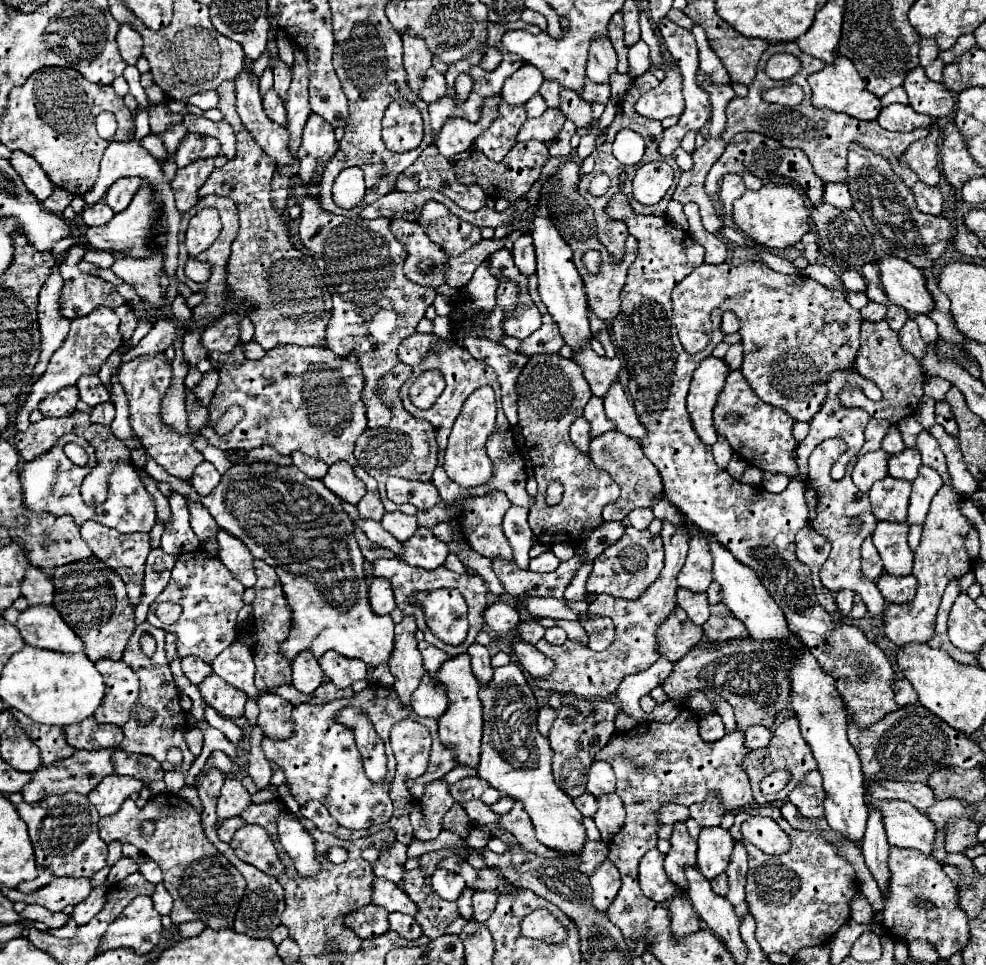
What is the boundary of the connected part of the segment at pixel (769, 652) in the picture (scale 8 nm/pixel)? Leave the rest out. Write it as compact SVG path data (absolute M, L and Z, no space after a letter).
M798 634L780 640L756 640L734 638L712 648L708 642L694 646L680 662L676 662L672 674L662 682L670 700L682 702L692 690L710 690L720 694L736 714L736 726L748 730L752 726L766 726L774 730L790 712L790 676L788 670L796 656L804 650Z

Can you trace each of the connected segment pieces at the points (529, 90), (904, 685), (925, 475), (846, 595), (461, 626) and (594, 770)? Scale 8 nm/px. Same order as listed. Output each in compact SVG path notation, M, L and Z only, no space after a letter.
M524 64L510 78L506 78L502 88L502 98L508 106L524 106L538 92L542 82L544 78L540 70L536 70L530 64Z
M894 678L892 680L892 690L894 690L894 700L898 706L906 706L906 704L916 704L916 692L912 688L912 684L906 678Z
M920 468L912 484L914 486L912 486L912 496L910 496L910 506L908 506L908 520L906 520L908 526L924 524L930 500L942 486L942 478L932 468Z
M842 590L836 596L836 604L838 604L838 612L840 612L840 620L844 620L848 616L848 612L852 610L852 600L854 600L854 592L850 590Z
M438 589L432 592L415 592L412 604L424 606L426 624L432 634L448 644L460 644L468 632L466 602L454 589Z
M602 760L592 762L592 766L588 768L588 782L586 782L588 792L592 792L594 796L602 796L614 792L614 784L616 780L614 780L612 766L608 766L608 762Z

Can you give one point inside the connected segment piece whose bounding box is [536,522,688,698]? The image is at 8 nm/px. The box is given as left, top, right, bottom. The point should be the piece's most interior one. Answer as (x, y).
(581, 671)

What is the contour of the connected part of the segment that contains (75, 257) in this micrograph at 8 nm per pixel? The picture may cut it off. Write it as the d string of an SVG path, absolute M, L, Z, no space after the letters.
M72 246L60 264L60 274L64 278L62 314L70 320L90 314L96 306L114 308L126 302L110 282L78 270L84 252L82 246Z

